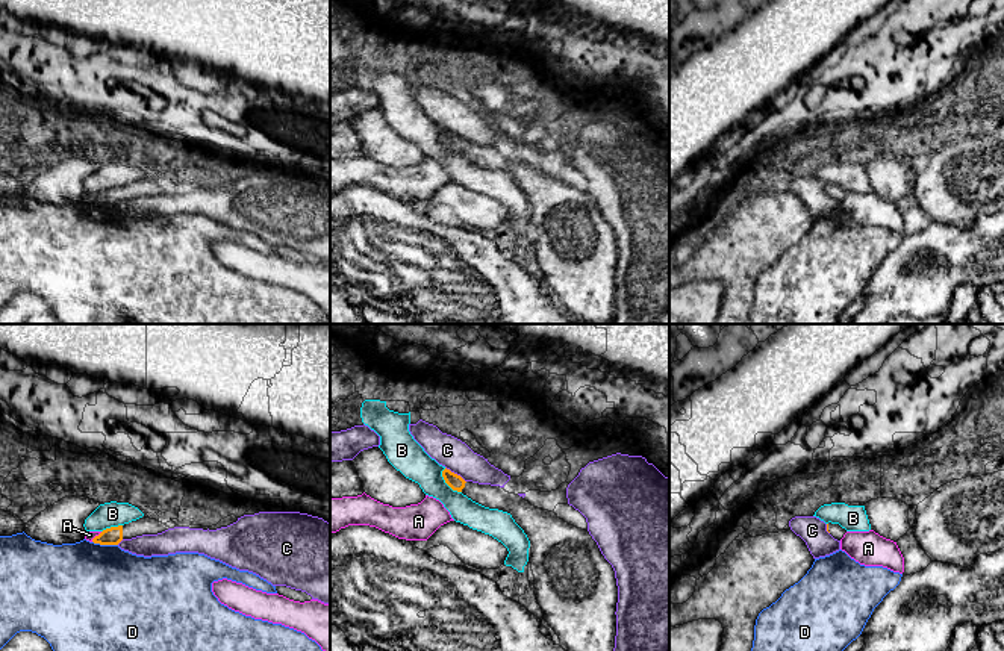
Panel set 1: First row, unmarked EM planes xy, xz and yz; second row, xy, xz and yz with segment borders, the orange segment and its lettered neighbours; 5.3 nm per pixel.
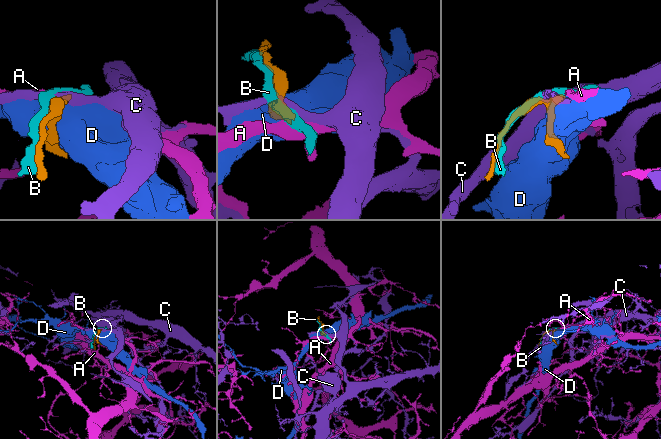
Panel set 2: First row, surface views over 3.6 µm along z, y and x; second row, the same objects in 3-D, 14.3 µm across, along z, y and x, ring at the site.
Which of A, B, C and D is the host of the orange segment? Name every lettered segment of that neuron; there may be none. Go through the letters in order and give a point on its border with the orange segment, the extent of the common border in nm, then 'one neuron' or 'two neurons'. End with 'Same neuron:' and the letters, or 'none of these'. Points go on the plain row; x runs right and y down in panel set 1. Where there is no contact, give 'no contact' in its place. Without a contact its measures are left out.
A: contact xy (96, 197); length 80 nm; two neurons
B: contact xz (447, 144); length 160 nm; two neurons
C: contact xz (456, 135); length 140 nm; two neurons
D: contact xy (105, 205); length 140 nm; two neurons
Same neuron: none of these

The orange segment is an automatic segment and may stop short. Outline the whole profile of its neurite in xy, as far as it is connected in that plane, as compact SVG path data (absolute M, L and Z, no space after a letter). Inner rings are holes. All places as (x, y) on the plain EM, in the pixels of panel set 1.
M142 177L129 185L103 191L92 200L92 203L100 206L118 206L123 200L132 200L142 195L157 195L168 189L170 188L156 180Z

